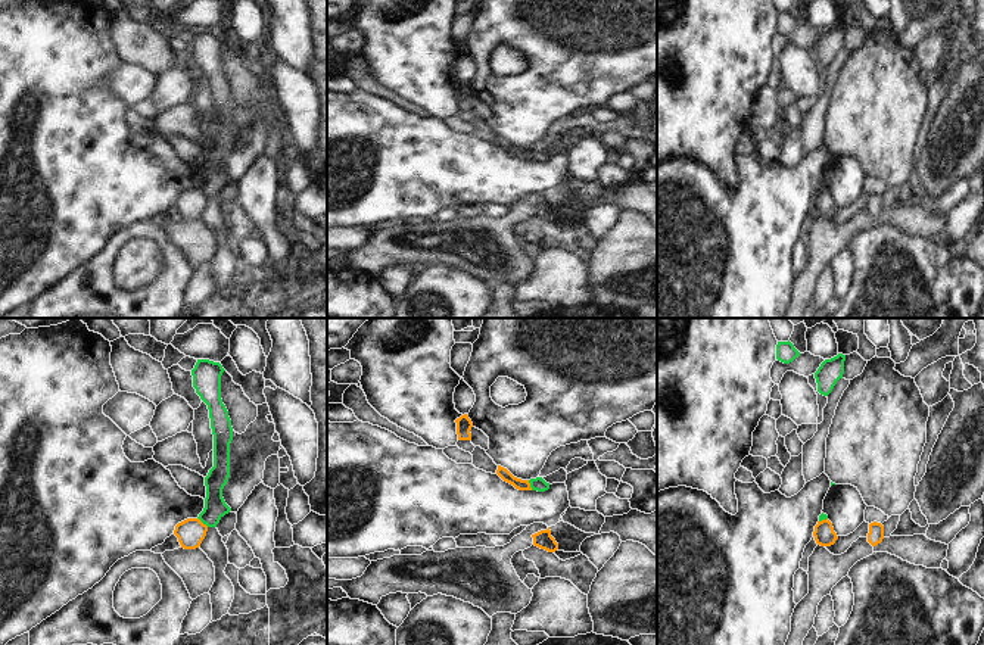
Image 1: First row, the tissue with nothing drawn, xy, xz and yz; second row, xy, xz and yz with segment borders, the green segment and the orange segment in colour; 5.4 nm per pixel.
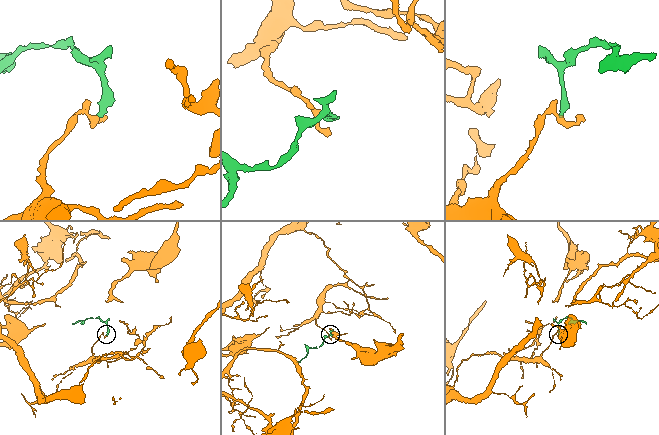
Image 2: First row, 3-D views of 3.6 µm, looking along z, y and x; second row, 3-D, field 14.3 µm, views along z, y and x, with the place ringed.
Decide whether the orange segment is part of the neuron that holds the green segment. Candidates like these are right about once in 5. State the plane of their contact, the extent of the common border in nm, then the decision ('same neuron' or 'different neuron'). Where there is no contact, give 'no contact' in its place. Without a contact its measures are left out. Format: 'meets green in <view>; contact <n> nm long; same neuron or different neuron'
meets green in xy; contact 80 nm long; different neuron

